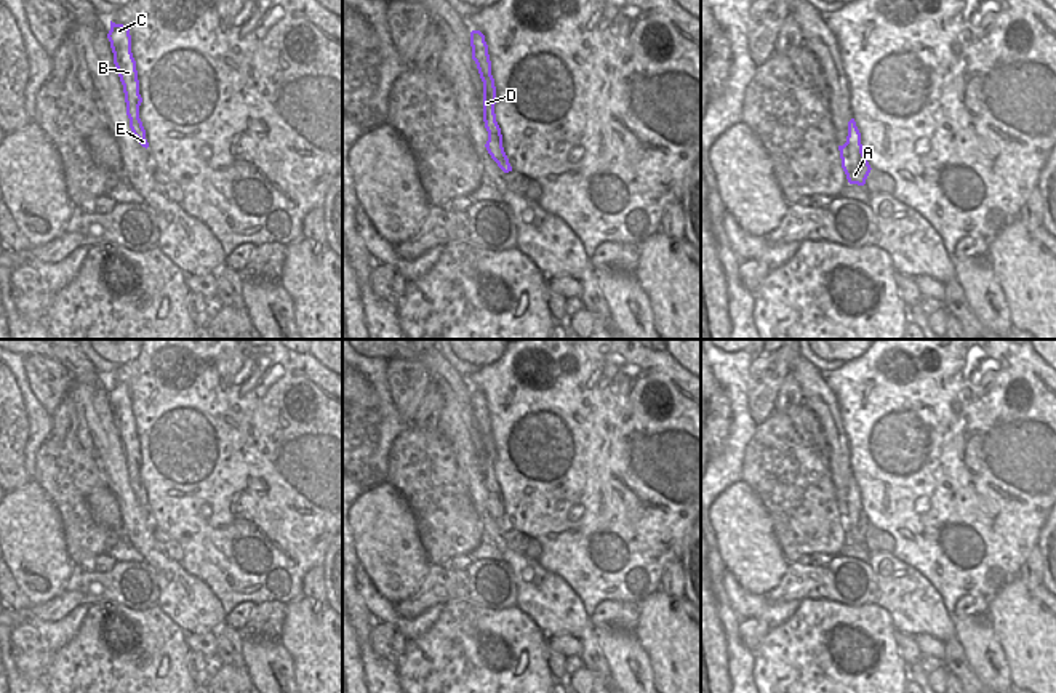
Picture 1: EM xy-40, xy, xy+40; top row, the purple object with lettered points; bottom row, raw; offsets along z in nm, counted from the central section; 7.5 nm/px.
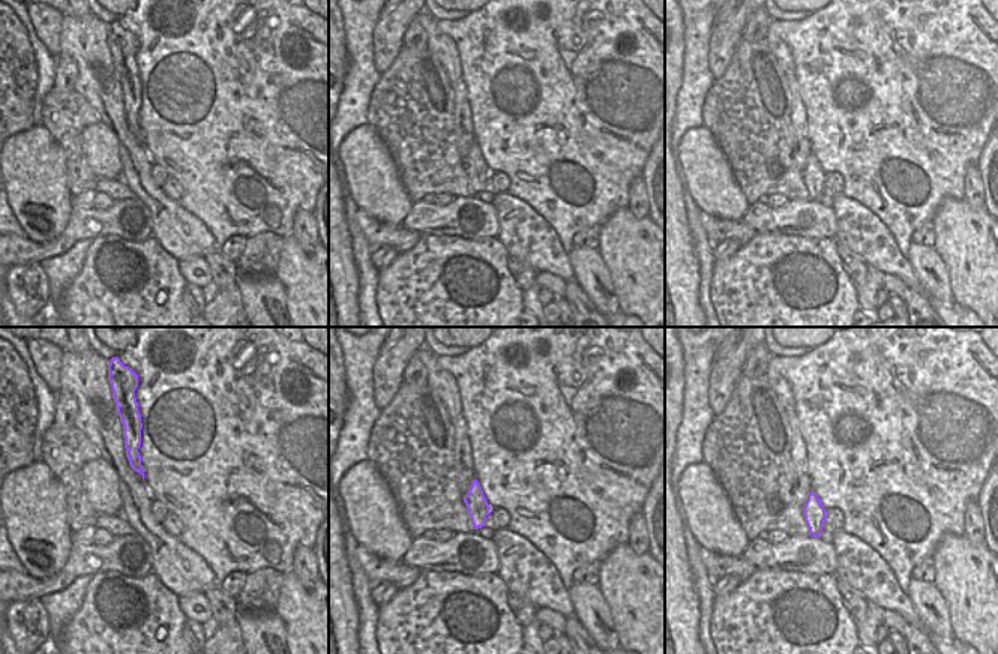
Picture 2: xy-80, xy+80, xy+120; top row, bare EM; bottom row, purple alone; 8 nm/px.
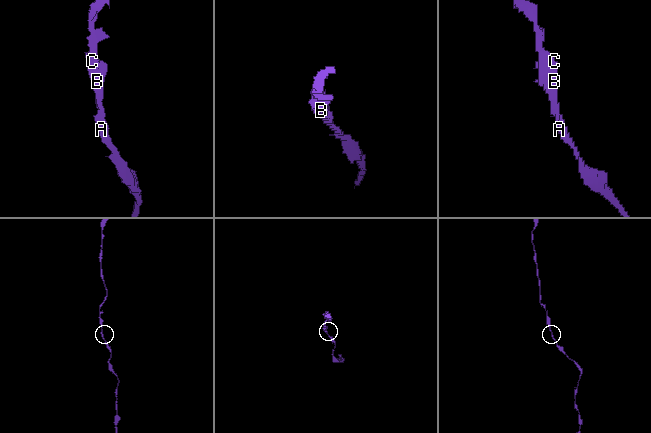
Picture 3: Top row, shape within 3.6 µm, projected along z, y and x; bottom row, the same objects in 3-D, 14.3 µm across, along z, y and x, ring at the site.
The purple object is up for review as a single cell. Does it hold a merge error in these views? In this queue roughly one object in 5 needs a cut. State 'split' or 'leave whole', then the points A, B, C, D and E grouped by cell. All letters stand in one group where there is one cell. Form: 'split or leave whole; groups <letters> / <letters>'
leave whole; groups A B C D E

